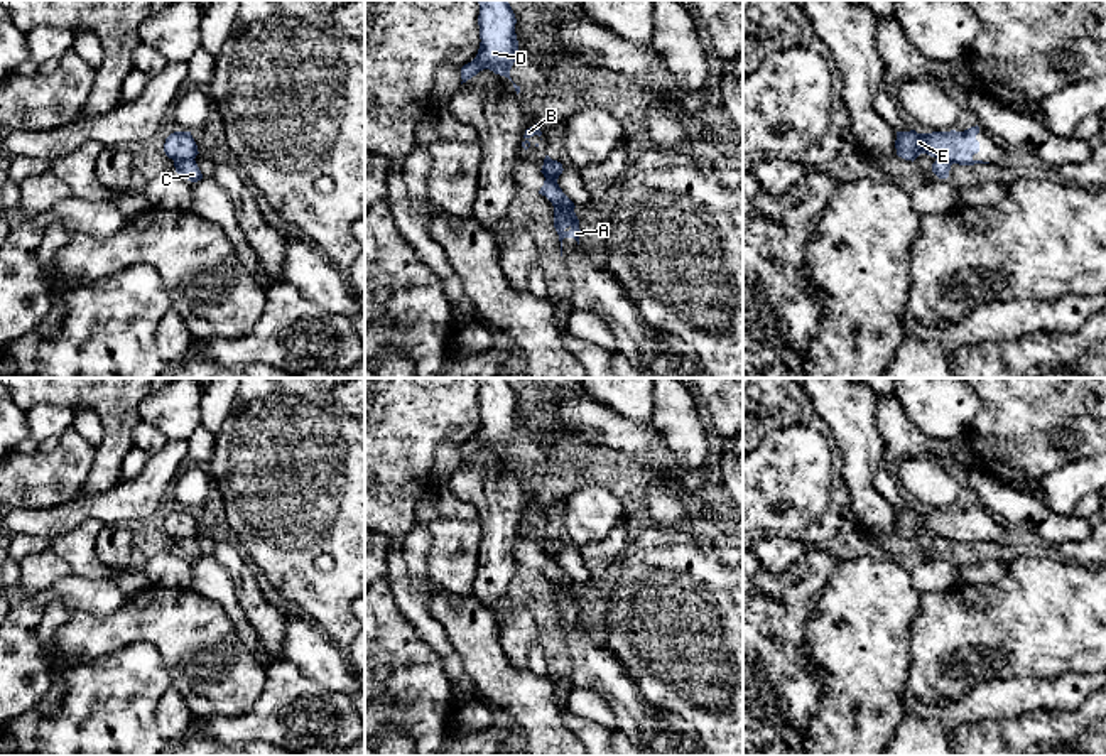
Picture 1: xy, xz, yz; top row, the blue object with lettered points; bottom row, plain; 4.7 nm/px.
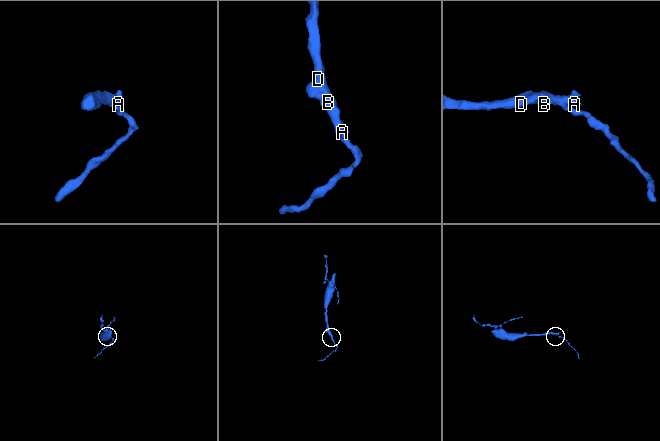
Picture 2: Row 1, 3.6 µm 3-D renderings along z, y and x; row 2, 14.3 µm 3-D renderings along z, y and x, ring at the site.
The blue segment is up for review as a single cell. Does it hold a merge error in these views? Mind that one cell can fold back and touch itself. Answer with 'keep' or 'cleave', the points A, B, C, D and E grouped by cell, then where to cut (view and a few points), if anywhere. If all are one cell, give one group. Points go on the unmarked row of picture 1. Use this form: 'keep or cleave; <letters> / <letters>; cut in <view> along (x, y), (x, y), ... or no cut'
cleave; A B D E / C; cut in xz along (552, 581), (573, 586)

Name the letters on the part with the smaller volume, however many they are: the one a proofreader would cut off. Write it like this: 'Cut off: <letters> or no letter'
Cut off: C

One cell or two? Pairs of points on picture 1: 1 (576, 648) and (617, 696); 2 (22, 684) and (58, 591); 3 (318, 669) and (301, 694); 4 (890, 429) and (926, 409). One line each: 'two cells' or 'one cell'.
1: one cell
2: one cell
3: two cells
4: two cells

